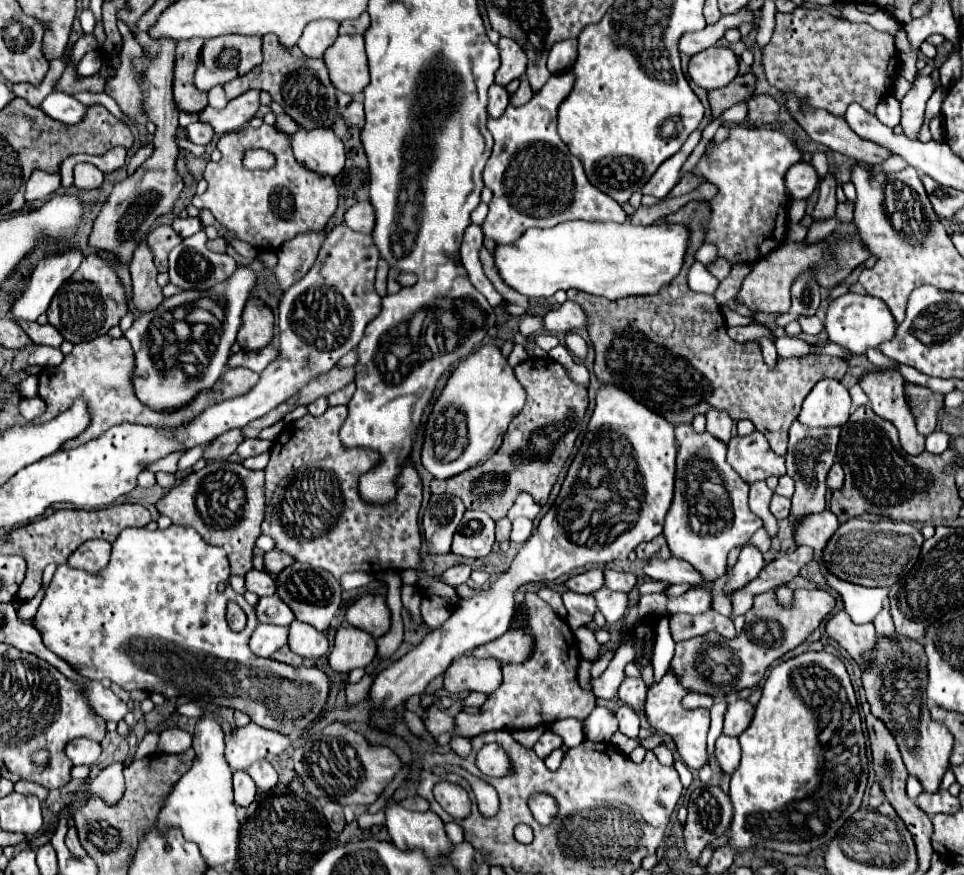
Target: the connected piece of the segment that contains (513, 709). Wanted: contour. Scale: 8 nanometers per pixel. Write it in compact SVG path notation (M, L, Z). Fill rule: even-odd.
M525 592L525 600L517 604L513 622L523 616L523 630L533 638L533 652L523 664L503 664L503 684L497 692L489 694L485 704L477 714L457 714L459 734L473 738L491 730L529 730L537 726L547 726L563 718L585 720L595 708L595 696L583 692L577 682L577 668L581 662L579 650L575 648L575 636L569 624L553 612L553 608L543 602L535 592Z

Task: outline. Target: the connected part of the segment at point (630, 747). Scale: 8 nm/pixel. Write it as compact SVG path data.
M615 732L613 736L611 736L611 742L623 752L624 755L629 755L635 748L640 746L639 738L628 738L627 736L623 736L621 732Z

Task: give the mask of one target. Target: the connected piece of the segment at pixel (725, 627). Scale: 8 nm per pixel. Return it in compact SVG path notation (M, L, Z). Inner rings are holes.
M707 610L697 616L687 616L687 614L673 614L671 616L673 640L687 640L693 636L703 636L711 630L719 632L725 638L733 638L737 634L733 620L715 612L715 610Z

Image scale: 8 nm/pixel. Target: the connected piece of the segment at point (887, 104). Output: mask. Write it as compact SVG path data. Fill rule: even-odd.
M891 94L885 96L885 98L879 102L879 106L877 106L877 110L875 110L875 116L877 116L883 124L887 124L889 128L895 128L895 126L899 124L899 118L901 118L899 100L893 98Z

